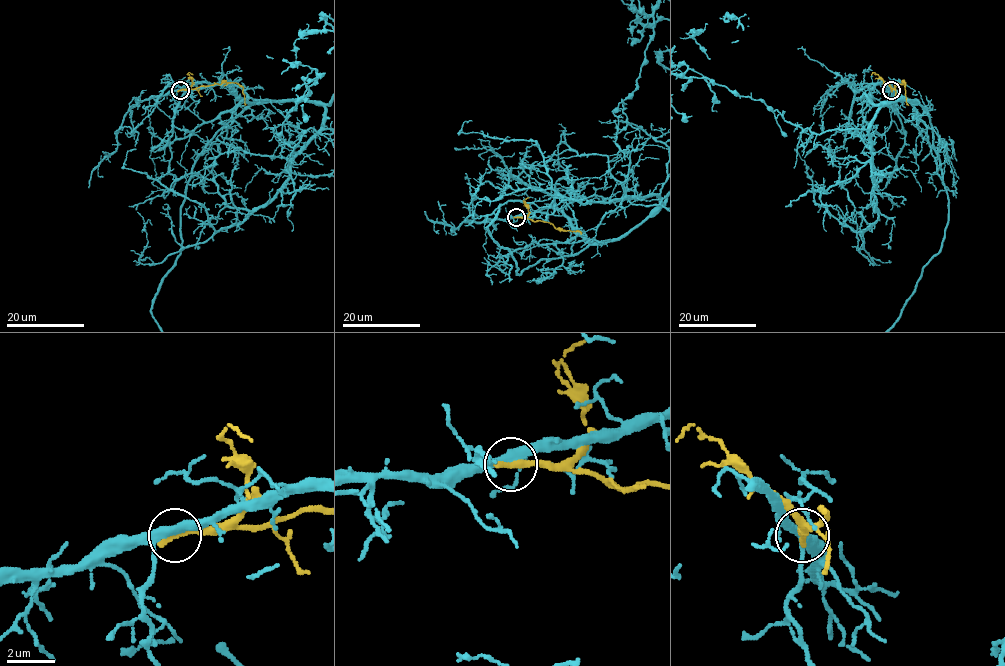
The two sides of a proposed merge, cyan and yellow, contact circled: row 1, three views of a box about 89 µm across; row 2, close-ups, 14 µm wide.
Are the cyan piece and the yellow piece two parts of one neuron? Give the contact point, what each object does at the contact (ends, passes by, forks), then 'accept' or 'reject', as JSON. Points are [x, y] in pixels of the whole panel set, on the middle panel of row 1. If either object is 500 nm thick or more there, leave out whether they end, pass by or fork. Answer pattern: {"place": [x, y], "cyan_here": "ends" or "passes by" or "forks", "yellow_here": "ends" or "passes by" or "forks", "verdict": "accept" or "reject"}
{"place": [516, 217], "cyan_here": "forks", "yellow_here": "ends", "verdict": "reject"}

